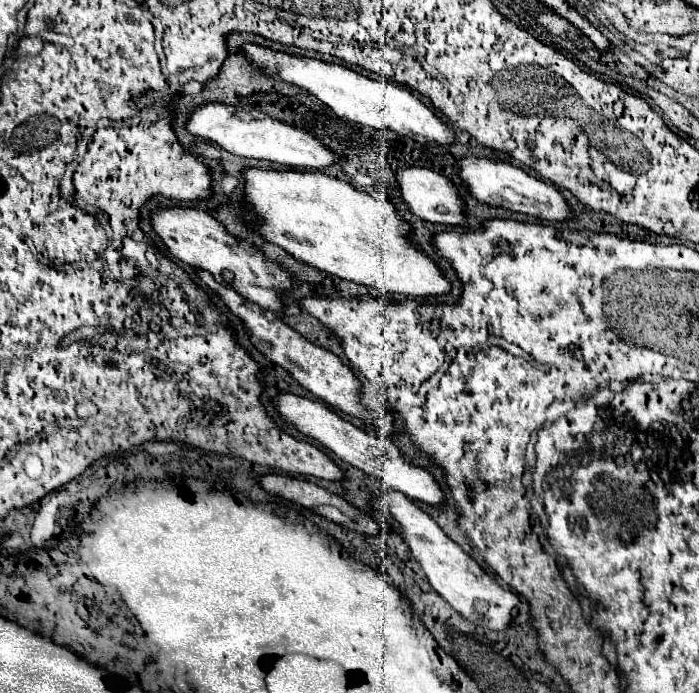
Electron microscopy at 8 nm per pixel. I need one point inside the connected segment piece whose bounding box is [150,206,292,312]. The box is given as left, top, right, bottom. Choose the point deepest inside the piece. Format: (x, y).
(190, 234)

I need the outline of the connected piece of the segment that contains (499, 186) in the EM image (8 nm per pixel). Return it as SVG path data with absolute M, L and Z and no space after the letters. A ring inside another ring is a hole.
M468 156L468 158L458 160L458 174L460 174L462 184L468 188L468 192L478 202L484 202L488 206L510 208L512 212L522 212L522 214L550 220L550 222L560 222L560 220L566 220L572 216L566 200L562 198L562 194L558 192L556 186L546 184L546 182L526 174L522 168L516 168L508 162L496 162L496 160L488 160L488 158Z

